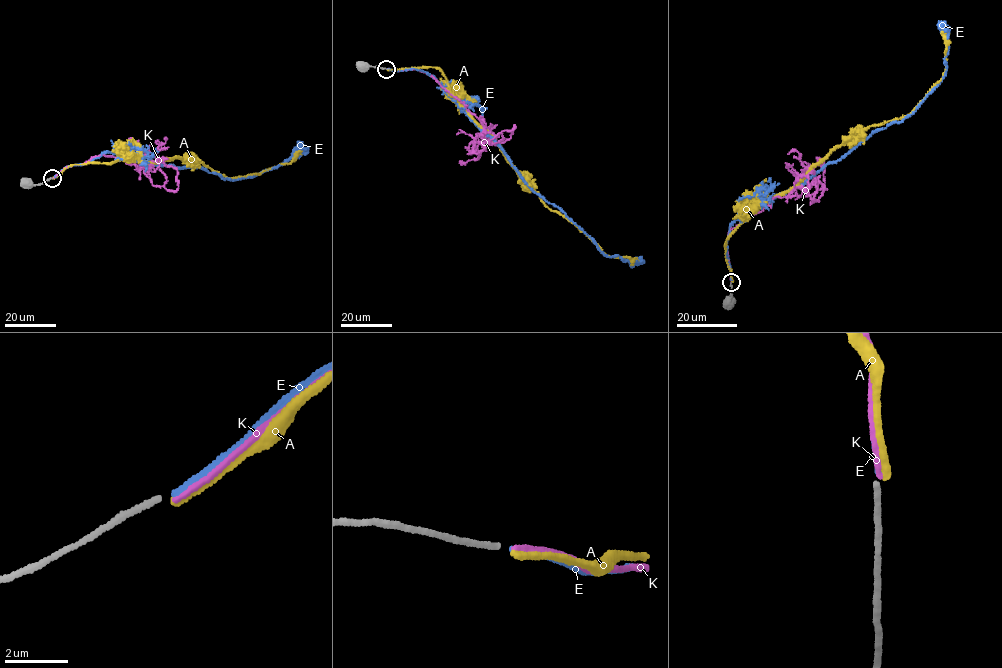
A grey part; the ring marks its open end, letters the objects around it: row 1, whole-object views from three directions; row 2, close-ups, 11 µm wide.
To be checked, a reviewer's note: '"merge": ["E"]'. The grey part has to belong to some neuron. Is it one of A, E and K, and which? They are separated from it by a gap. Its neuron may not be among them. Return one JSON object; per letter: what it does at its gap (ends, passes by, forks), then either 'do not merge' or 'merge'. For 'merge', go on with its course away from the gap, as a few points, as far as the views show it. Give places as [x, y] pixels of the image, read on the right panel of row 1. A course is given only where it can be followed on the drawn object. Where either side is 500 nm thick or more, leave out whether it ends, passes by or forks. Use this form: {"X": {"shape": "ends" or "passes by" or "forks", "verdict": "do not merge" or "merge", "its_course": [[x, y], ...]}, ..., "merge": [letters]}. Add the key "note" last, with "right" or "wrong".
{"A": {"shape": "ends", "verdict": "do not merge"}, "E": {"shape": "ends", "verdict": "merge", "its_course": [[731, 282], [727, 246], [731, 224], [838, 160], [872, 131], [911, 114], [945, 73], [944, 23]]}, "K": {"shape": "ends", "verdict": "do not merge"}, "merge": ["E"], "note": "right"}

